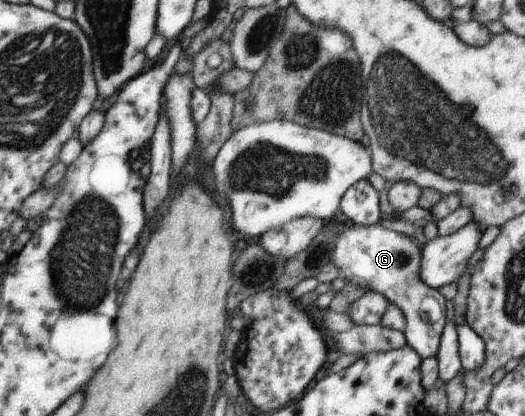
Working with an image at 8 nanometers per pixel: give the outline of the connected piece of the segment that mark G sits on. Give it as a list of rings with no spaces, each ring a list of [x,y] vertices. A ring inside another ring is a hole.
[[[380,223],[374,225],[332,226],[337,234],[335,250],[331,262],[339,268],[340,275],[359,288],[381,292],[406,316],[404,336],[406,345],[415,349],[423,358],[437,356],[441,333],[445,326],[447,310],[446,298],[439,289],[431,288],[423,282],[419,274],[421,248],[409,238],[409,235]]]

